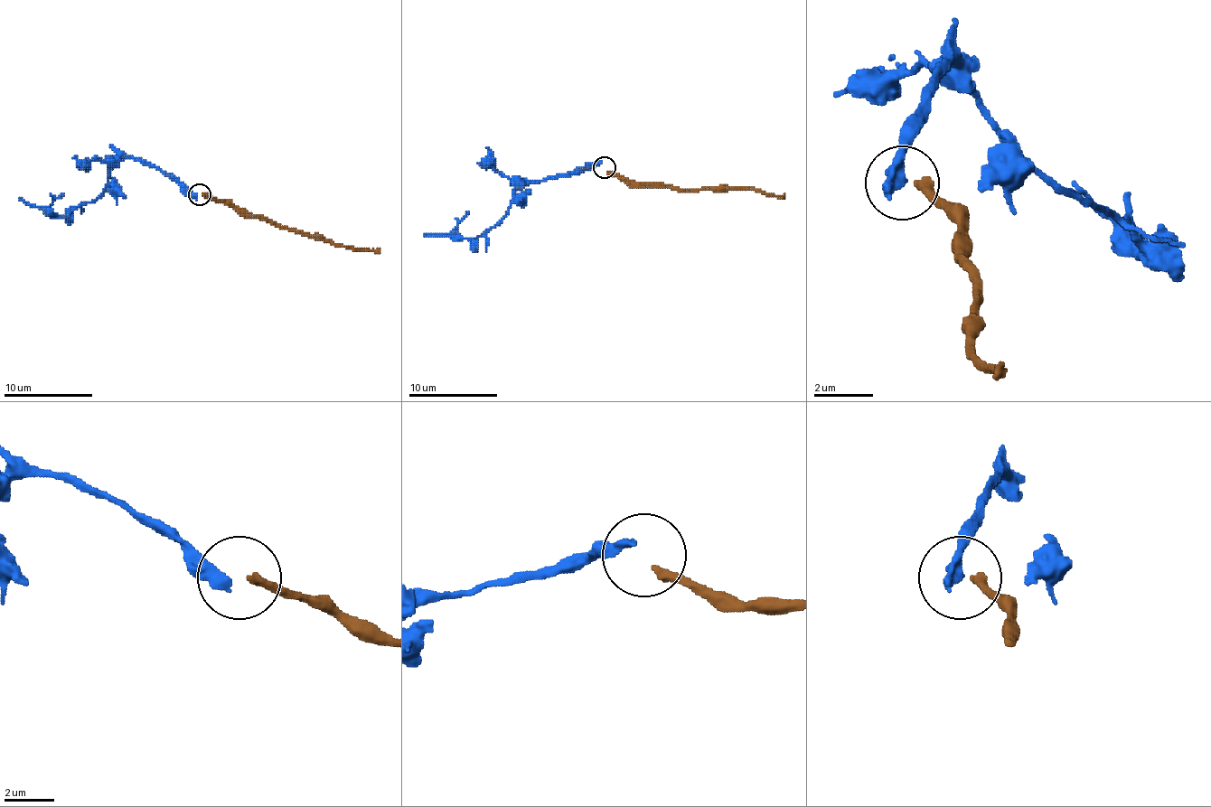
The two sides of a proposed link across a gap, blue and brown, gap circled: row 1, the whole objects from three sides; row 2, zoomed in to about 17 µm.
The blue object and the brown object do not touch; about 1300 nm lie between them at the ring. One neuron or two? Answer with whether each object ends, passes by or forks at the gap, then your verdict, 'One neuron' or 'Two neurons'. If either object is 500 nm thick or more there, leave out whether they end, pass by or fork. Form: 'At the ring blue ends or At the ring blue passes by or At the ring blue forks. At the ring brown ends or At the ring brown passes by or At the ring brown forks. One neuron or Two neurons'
At the ring blue ends. At the ring brown ends. Two neurons

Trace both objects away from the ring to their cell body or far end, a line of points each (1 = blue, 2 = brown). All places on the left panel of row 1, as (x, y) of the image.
1: (196, 193), (154, 166), (123, 158), (101, 193), (65, 215), (48, 215), (19, 198)
2: (202, 193), (273, 222), (322, 235), (335, 244), (380, 253)

